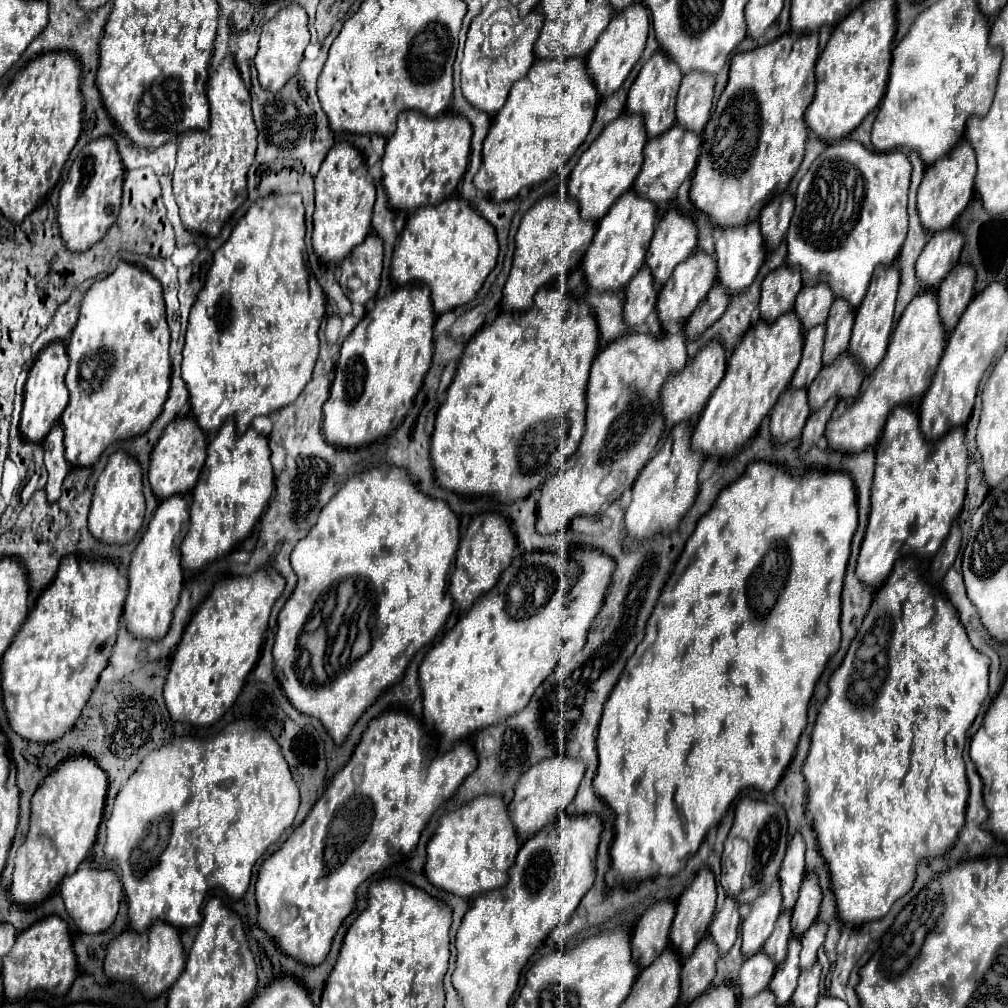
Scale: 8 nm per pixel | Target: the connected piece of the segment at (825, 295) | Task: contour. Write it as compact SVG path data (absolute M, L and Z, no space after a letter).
M820 282L816 286L804 286L794 304L794 314L798 316L804 332L816 324L824 324L828 310L834 302L834 294L828 284Z

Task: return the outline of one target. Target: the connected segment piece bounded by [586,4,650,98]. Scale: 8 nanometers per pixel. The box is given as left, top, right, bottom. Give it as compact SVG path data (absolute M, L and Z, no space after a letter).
M632 4L622 12L614 14L614 20L608 24L606 32L602 32L602 36L598 38L598 44L592 48L586 62L588 74L592 76L594 86L602 98L614 94L622 86L622 82L626 80L626 76L630 74L630 70L634 68L634 64L638 62L638 58L646 48L648 30L650 30L650 20L642 4Z

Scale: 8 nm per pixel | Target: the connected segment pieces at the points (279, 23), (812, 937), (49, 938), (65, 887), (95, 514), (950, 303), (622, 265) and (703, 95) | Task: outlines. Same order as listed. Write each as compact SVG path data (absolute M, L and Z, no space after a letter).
M290 4L290 6L282 8L272 20L268 20L262 28L260 46L258 46L258 52L254 58L254 66L258 70L258 80L260 80L262 88L272 90L272 92L280 90L296 74L308 42L310 42L308 16L302 6Z
M816 920L802 936L800 936L800 942L802 942L802 952L800 952L800 970L806 970L810 968L812 964L816 964L816 952L818 948L822 946L824 942L824 936L826 936L826 924L822 924L820 920Z
M46 916L18 934L12 954L6 956L2 968L4 998L8 1002L26 996L32 990L46 990L48 994L62 996L70 990L76 978L76 956L72 950L68 926L60 916Z
M80 864L74 874L62 880L60 896L64 900L66 912L70 914L78 930L84 934L96 934L96 932L104 932L114 922L122 900L122 882L112 870L102 870L96 868L94 864Z
M124 450L114 452L108 458L104 472L100 474L92 498L92 508L88 516L90 534L102 544L128 544L136 538L144 520L144 494L142 494L142 468Z
M958 264L950 270L938 288L938 314L946 332L956 328L960 316L974 296L976 272L968 264Z
M632 190L616 200L610 212L598 222L598 230L586 256L582 260L584 280L590 290L596 292L616 292L622 290L634 274L644 266L644 256L654 234L656 206L650 200L636 196Z
M700 72L686 74L678 90L676 124L682 124L682 128L690 128L692 132L700 134L710 118L712 94L714 76L706 76Z

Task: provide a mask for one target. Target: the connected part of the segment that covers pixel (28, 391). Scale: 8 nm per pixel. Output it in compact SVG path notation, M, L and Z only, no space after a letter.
M62 342L58 344L50 344L46 346L38 360L32 364L26 386L24 386L24 408L22 408L22 416L20 416L20 432L28 442L40 444L46 434L50 432L50 428L60 420L66 404L68 404L68 392L66 392L66 382L64 382L64 374L68 370L68 354Z

